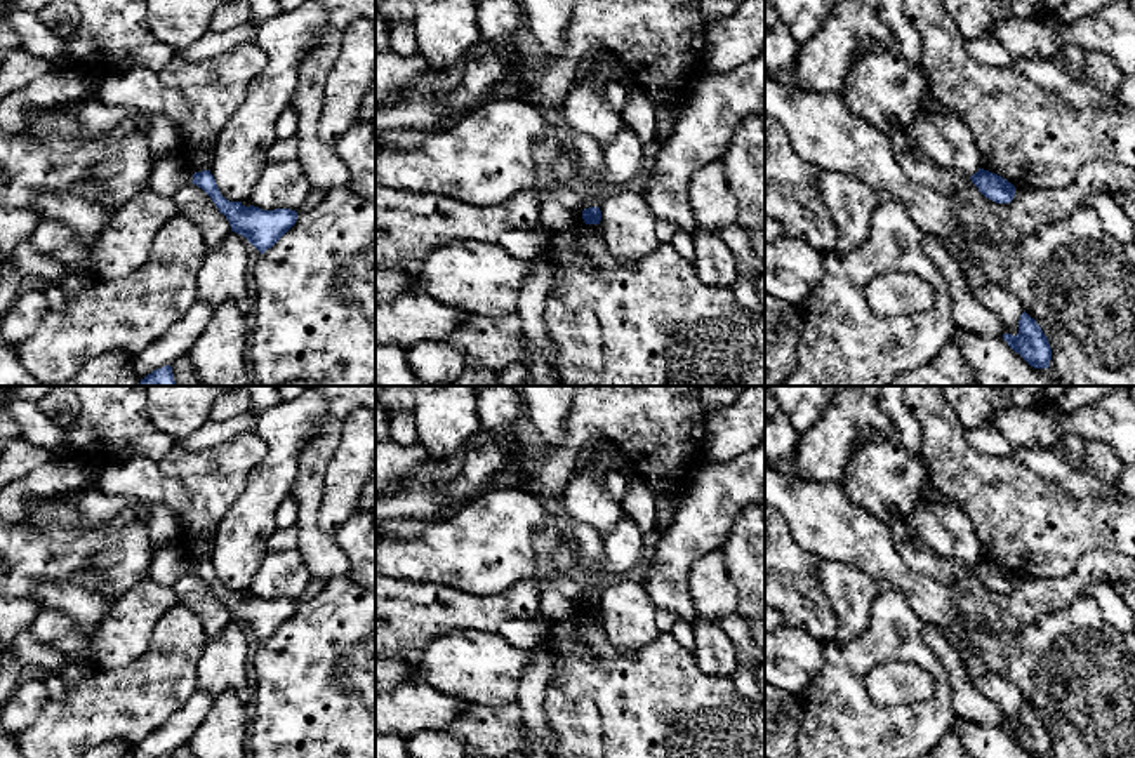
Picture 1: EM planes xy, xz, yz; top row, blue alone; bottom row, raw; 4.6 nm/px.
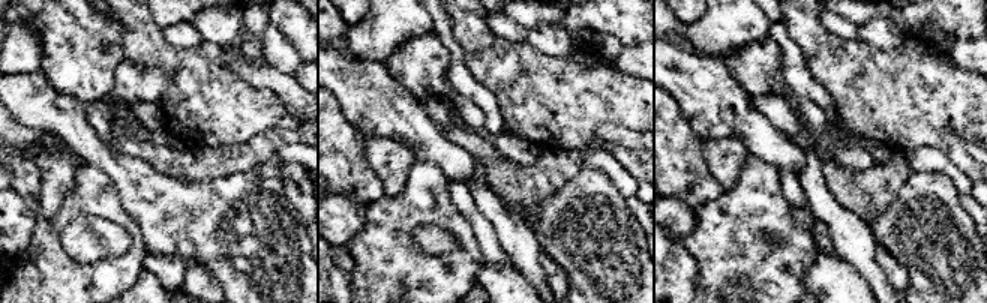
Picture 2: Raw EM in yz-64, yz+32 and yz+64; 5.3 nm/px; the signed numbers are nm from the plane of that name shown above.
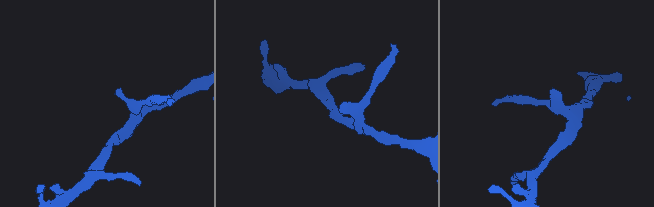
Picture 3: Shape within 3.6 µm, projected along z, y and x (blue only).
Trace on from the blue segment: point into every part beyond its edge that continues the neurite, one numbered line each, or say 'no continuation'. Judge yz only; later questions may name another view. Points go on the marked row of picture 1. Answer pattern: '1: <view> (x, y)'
no continuation

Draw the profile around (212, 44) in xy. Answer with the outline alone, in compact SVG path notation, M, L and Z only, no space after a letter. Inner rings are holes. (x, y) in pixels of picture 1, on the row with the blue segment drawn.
M245 23L226 31L207 31L196 43L177 50L176 54L189 63L200 63L233 50L242 43L256 43L257 24Z

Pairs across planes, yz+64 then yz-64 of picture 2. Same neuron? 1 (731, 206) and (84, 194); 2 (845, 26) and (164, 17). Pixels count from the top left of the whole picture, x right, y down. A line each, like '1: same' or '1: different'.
1: same
2: different

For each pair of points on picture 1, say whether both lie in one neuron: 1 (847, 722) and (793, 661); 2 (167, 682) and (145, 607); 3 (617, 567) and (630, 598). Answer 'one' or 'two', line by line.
1: two
2: two
3: two

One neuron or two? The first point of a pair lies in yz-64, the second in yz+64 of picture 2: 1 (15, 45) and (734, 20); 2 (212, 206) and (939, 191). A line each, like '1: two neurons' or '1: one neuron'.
1: one neuron
2: one neuron

